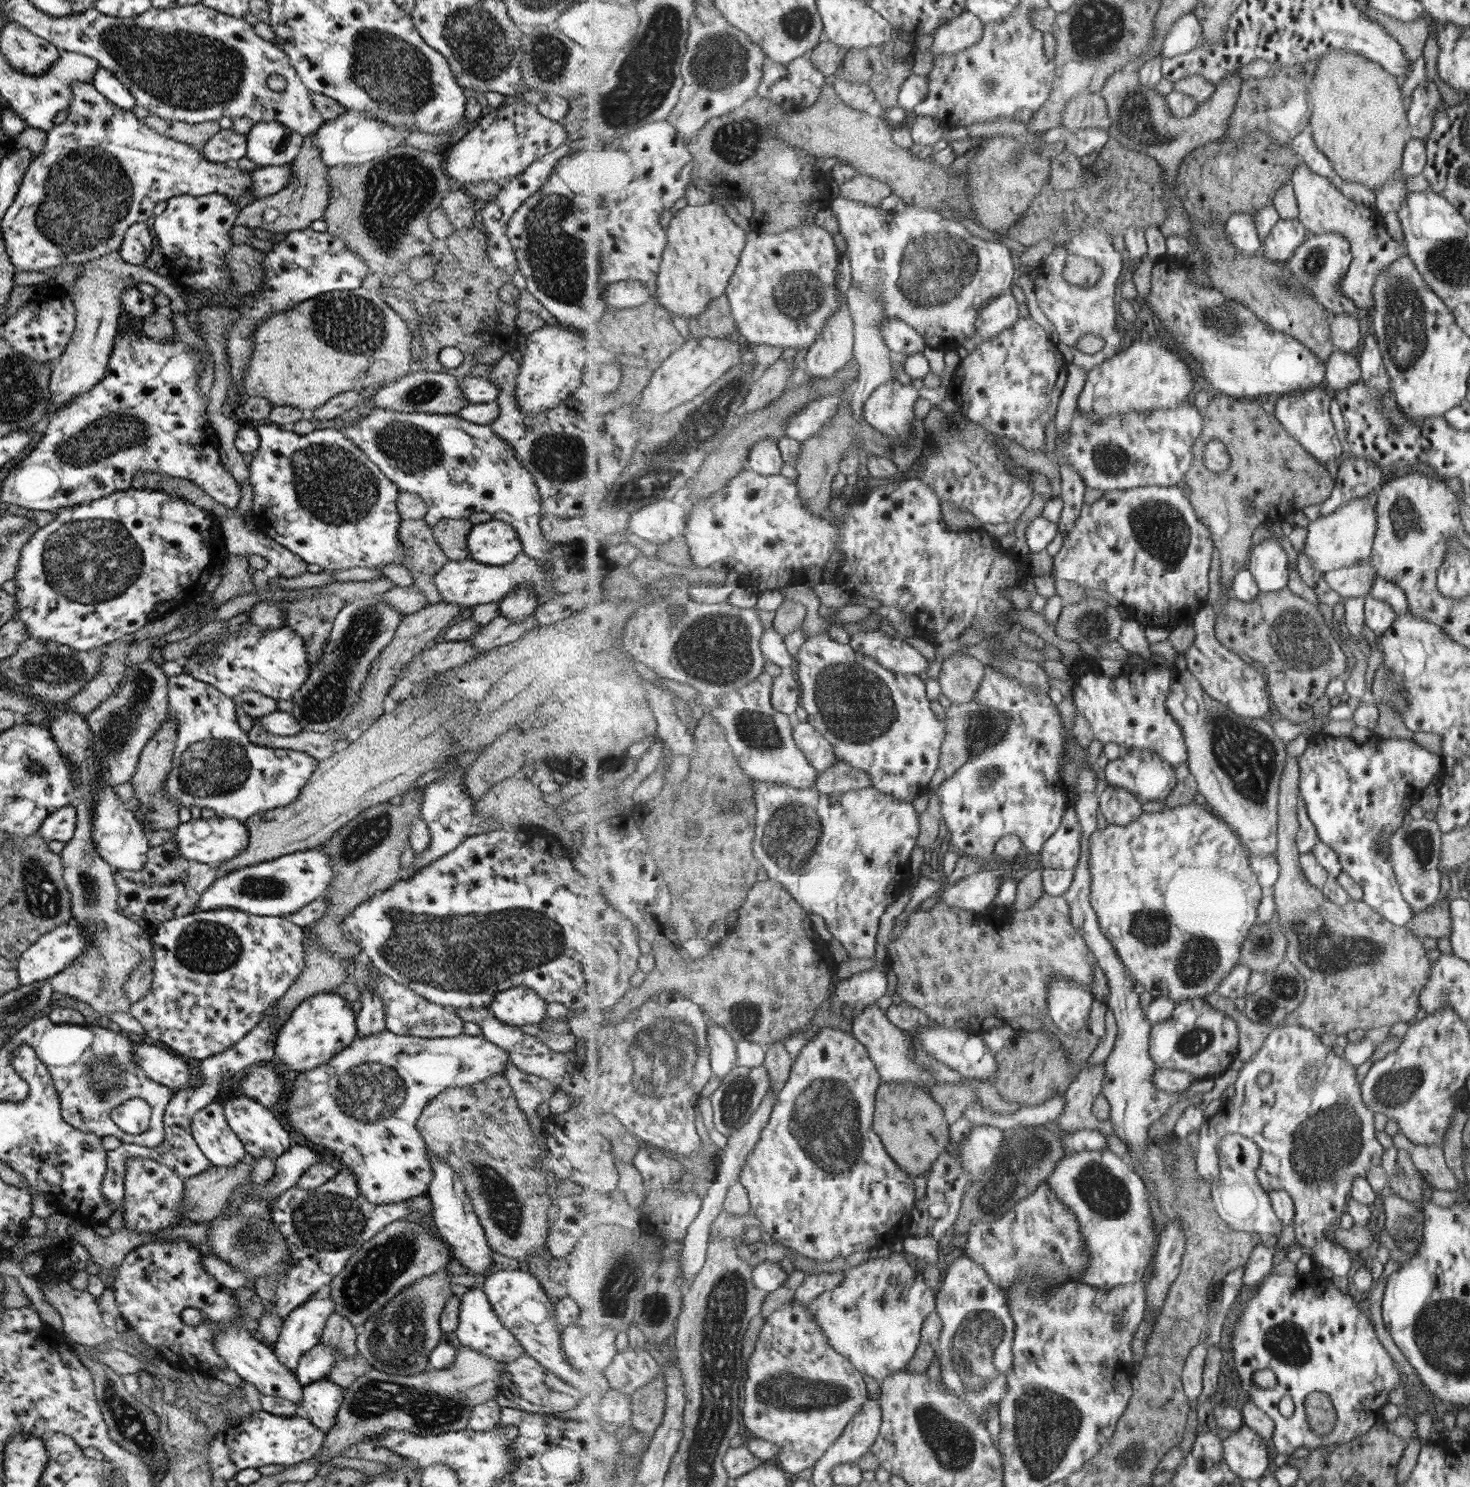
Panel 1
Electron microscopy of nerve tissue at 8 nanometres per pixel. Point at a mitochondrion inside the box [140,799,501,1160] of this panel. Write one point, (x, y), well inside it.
(371, 1092)

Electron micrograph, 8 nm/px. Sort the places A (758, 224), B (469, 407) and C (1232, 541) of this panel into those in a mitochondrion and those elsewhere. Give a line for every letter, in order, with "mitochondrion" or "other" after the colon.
A: other
B: other
C: other

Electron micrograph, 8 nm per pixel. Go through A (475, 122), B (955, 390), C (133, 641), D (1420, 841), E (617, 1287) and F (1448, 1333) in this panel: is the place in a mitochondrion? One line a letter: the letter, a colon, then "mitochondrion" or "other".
A: other
B: other
C: other
D: mitochondrion
E: mitochondrion
F: mitochondrion

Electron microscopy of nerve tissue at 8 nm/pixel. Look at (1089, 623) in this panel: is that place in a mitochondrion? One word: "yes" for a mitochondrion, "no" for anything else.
yes

